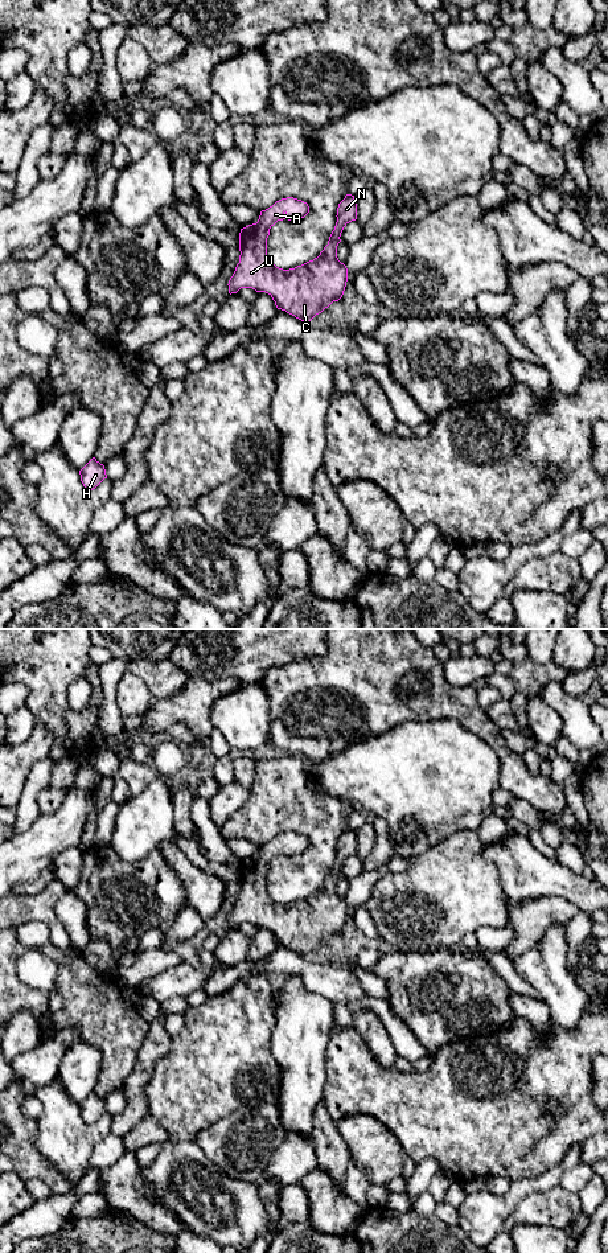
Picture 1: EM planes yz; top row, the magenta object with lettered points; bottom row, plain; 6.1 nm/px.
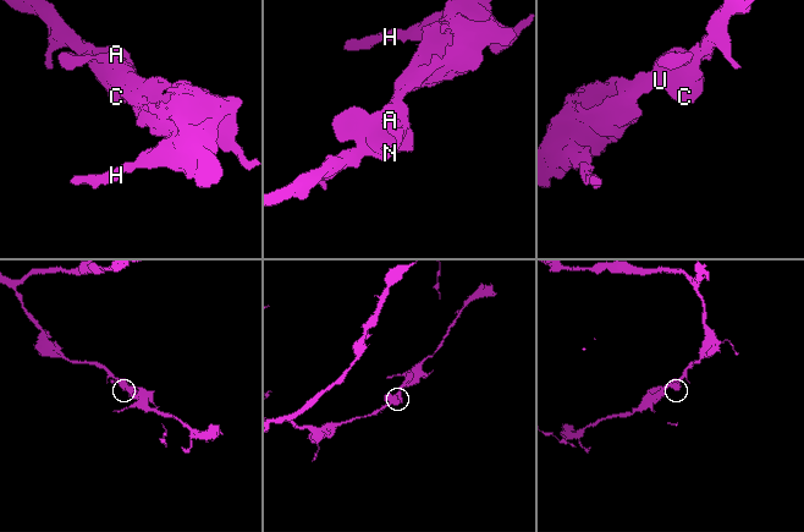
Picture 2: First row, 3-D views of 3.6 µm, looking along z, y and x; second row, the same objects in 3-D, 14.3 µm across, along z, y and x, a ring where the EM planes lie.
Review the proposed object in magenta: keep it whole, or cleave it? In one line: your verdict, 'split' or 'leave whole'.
leave whole

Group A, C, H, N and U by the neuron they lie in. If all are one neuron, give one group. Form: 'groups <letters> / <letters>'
groups A C H N U

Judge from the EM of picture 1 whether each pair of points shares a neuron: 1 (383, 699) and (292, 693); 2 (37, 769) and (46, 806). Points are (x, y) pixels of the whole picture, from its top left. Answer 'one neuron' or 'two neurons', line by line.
1: one neuron
2: two neurons

